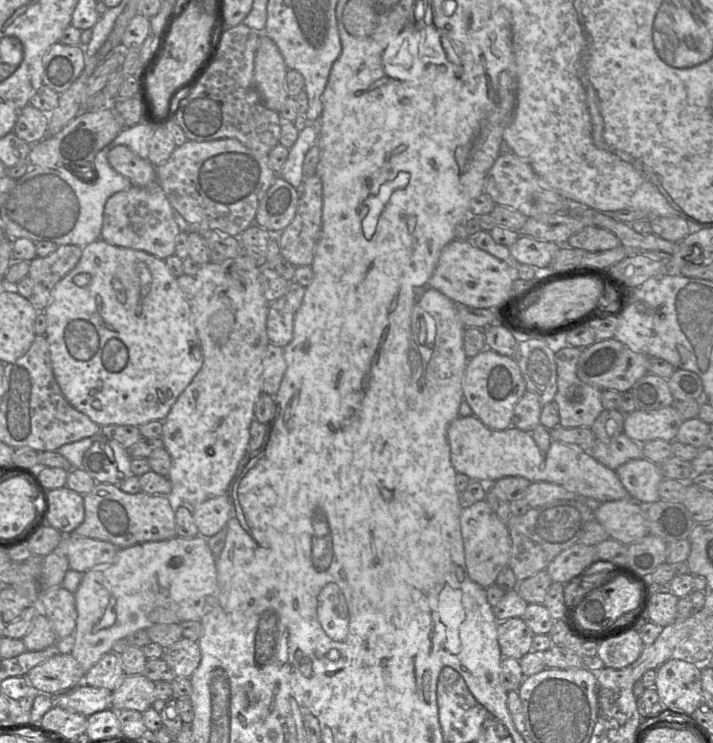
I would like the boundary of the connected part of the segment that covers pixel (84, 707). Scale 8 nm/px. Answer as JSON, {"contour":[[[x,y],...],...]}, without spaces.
{"contour":[[[80,684],[65,693],[52,696],[55,706],[89,717],[112,708],[113,691]]]}

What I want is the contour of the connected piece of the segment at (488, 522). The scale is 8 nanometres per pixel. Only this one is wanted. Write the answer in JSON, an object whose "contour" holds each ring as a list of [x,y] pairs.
{"contour":[[[485,499],[462,506],[460,525],[468,575],[472,581],[487,589],[496,583],[501,570],[509,564],[511,536],[508,526]]]}

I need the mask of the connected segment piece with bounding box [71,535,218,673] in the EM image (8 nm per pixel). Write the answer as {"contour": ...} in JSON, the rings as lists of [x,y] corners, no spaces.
{"contour":[[[201,535],[193,538],[175,536],[160,541],[147,541],[129,547],[120,548],[116,559],[104,567],[95,567],[83,573],[82,580],[74,592],[77,610],[75,628],[75,645],[71,655],[82,669],[89,671],[105,654],[111,652],[113,645],[120,639],[153,625],[150,613],[163,607],[172,611],[183,621],[200,621],[216,604],[218,582],[216,559],[213,556],[207,539]]]}

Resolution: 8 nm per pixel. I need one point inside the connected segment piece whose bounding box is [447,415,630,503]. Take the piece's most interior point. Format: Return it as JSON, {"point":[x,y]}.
{"point":[483,454]}

